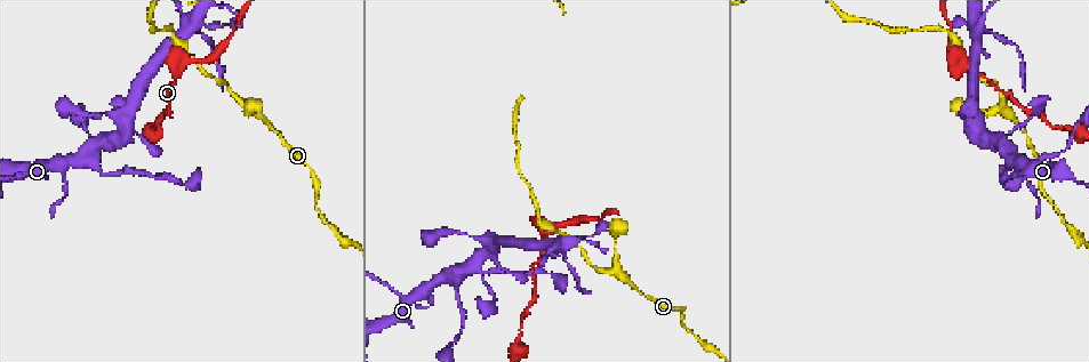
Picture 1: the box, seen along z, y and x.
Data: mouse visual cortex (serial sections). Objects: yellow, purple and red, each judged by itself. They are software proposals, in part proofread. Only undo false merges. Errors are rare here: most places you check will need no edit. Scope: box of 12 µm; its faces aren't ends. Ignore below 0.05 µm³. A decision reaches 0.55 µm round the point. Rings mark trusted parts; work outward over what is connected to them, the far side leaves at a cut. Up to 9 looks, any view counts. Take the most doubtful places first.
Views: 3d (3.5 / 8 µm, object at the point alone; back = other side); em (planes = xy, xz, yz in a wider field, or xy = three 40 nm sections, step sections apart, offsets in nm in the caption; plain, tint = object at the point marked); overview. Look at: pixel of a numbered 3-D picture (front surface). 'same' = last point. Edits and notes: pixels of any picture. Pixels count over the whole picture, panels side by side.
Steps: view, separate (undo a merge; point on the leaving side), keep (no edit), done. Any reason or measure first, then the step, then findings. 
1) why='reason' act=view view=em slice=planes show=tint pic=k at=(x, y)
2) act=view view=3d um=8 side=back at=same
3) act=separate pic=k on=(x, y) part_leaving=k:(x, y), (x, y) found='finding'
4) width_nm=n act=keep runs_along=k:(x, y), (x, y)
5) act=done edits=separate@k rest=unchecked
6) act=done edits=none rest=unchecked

why='thin arm on a thick one' act=view view=3d um=3.5 pic=1 at=(1009, 157)

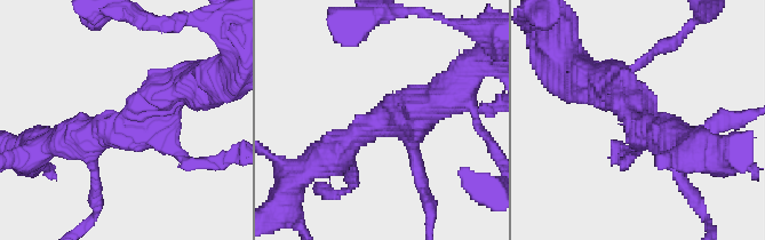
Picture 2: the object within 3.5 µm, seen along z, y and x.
why='need the tissue' act=view view=em slice=xy step=3 show=tint pic=2 at=(136, 126)

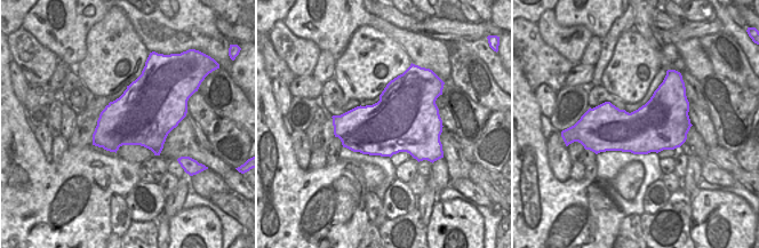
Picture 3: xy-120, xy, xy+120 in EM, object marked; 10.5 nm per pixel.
act=view view=em slice=xy step=1 show=tint at=same

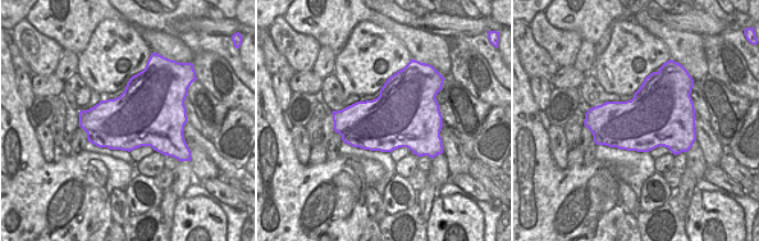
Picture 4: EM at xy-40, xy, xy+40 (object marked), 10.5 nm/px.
arms=4 act=keep runs_along=2:(331, 157), (449, 93) found='one cell here'

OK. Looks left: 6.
why='arms part here' act=view view=3d um=8 pic=1 at=(181, 61)

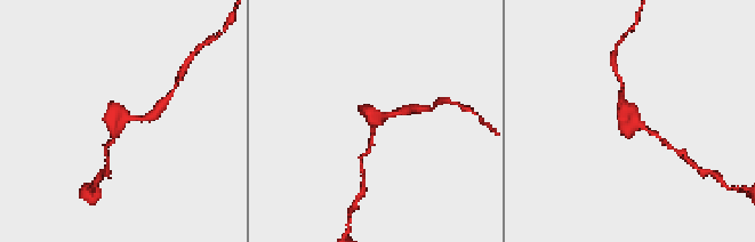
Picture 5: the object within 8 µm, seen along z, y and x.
act=view view=3d um=3.5 side=back pic=5 at=(121, 120)

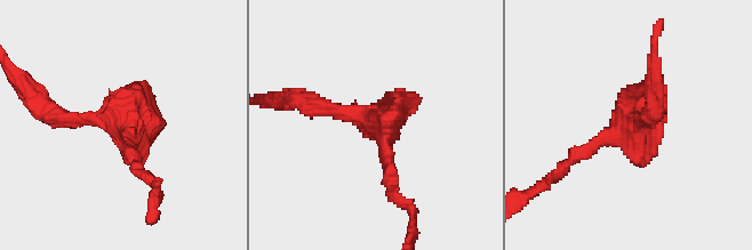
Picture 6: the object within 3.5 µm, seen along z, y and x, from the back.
act=view view=em slice=xy step=3 show=tint pic=6 at=(122, 120)

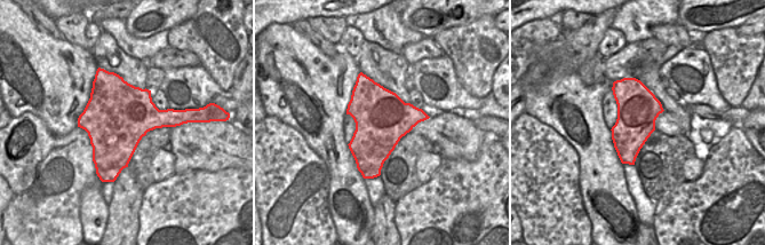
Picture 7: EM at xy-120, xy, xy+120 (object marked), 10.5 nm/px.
act=keep runs_along=6:(390, 179), (383, 127), (303, 101) found='continuous, no second cell'

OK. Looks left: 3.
why='narrows sharply' act=view view=3d um=3.5 pic=1 at=(249, 113)

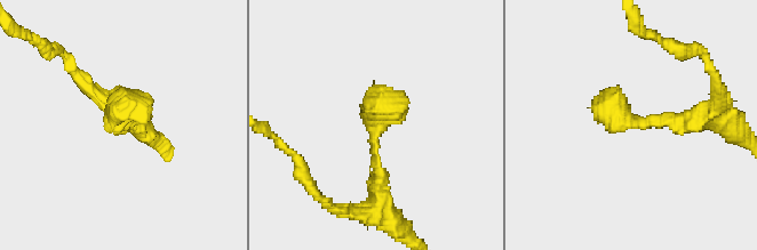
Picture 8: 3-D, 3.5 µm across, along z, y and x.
arm_widths_nm=300,350 act=view view=em slice=xy step=5 show=tint pic=8 at=(375, 147)

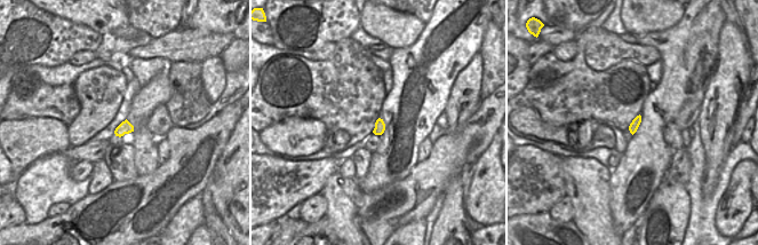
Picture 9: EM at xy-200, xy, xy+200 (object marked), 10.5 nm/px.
act=keep runs_along=8:(390, 219), (380, 199), (376, 118), (404, 90) found='continuous, no second cell'

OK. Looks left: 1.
act=done edits=none rest=unchecked

